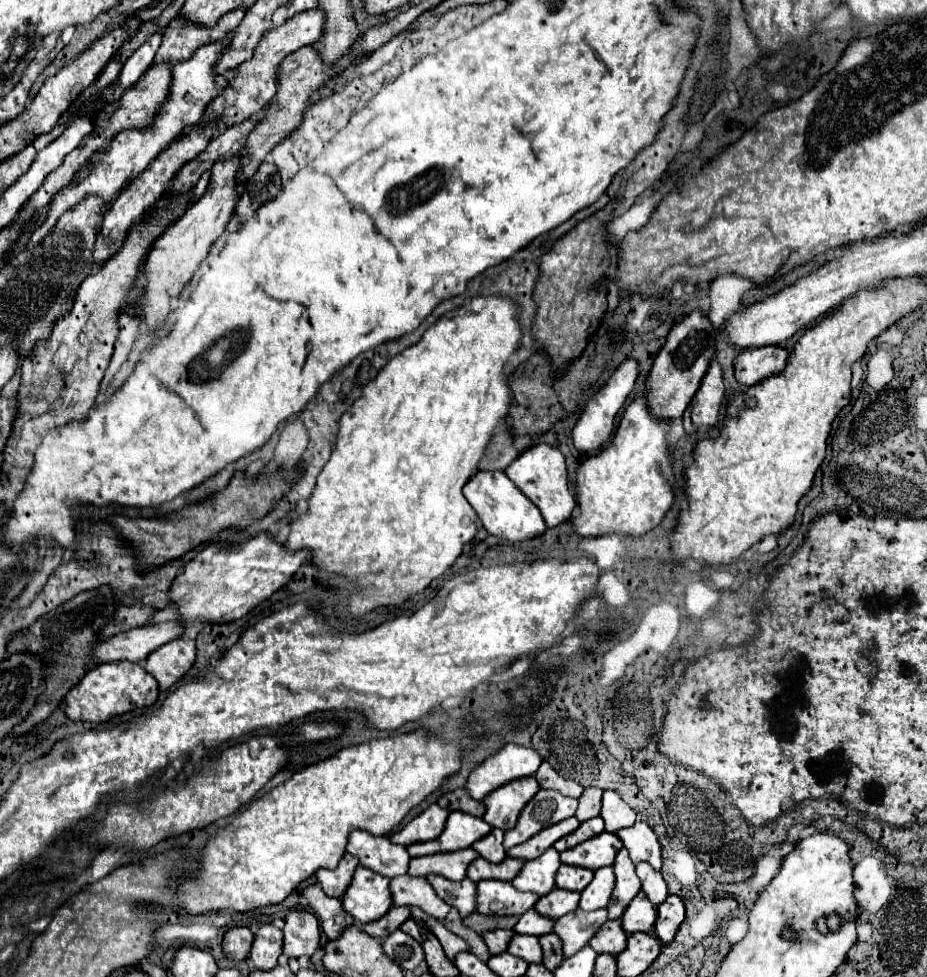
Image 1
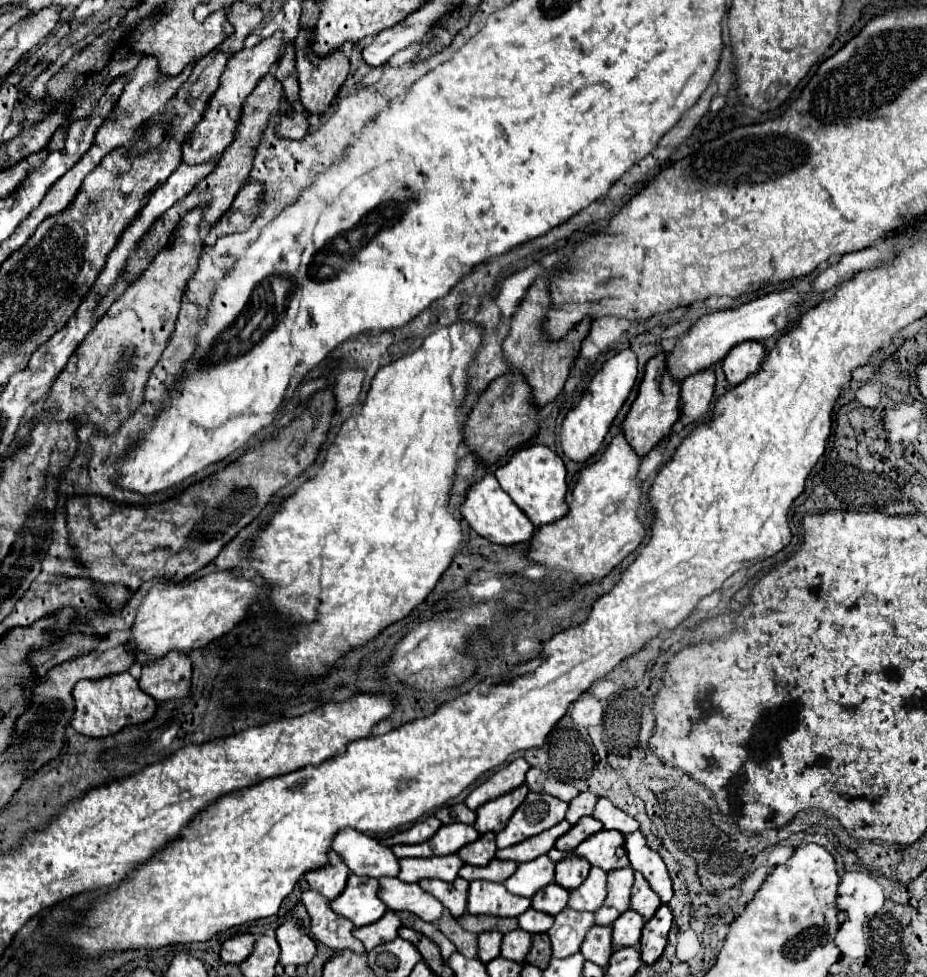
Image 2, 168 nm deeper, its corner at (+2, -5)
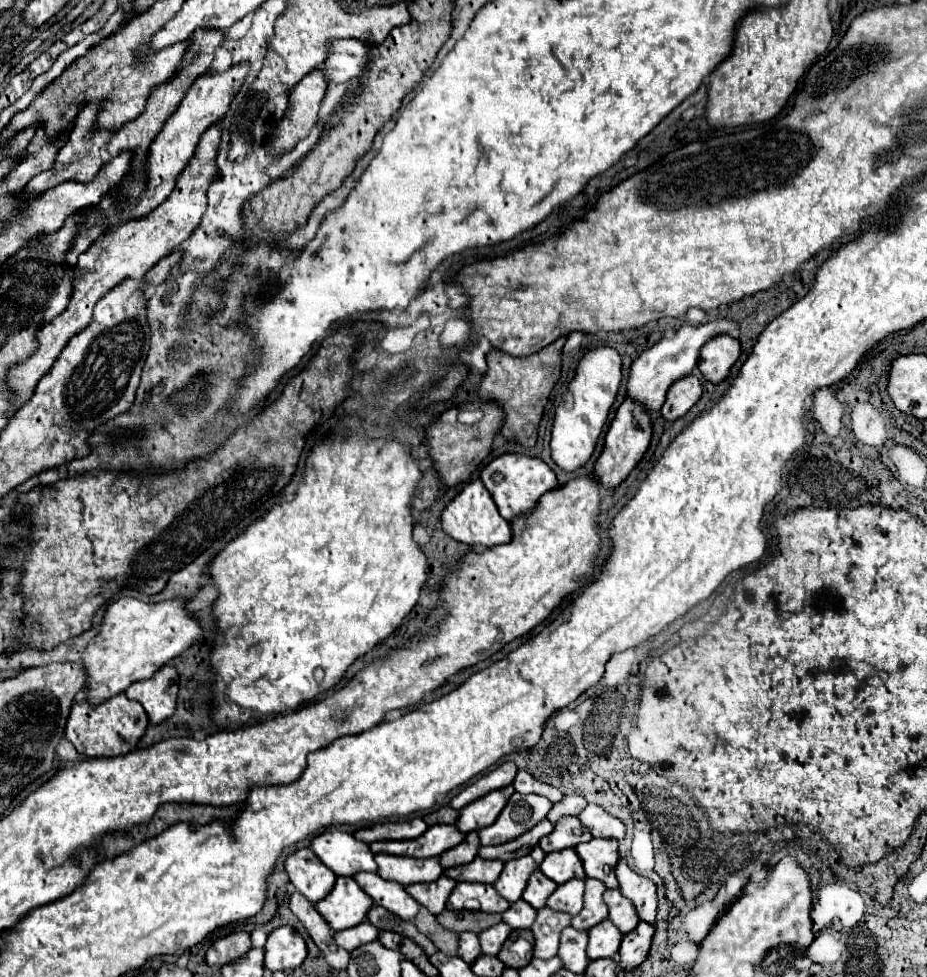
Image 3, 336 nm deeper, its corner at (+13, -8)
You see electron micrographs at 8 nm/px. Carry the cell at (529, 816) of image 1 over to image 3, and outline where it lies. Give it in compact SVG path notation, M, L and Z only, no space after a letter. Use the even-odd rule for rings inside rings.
M513 793L497 821L479 831L481 845L501 845L513 841L543 821L551 807L553 803L547 797Z

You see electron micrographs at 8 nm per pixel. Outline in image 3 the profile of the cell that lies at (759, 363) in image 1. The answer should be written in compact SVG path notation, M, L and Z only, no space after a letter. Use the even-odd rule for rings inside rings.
M729 335L711 339L701 353L699 371L711 383L721 383L729 377L731 367L741 355L741 343Z

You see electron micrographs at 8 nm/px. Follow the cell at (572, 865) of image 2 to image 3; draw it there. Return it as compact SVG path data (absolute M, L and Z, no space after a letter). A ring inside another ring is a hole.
M575 849L549 853L539 867L541 867L543 875L549 877L551 881L555 881L557 885L567 883L569 879L575 879L575 877L577 879L585 879L583 865L581 865L581 859L575 853Z

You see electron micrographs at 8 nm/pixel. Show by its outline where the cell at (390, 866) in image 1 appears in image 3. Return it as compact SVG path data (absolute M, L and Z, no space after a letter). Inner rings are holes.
M325 831L311 841L315 855L337 875L353 877L361 871L377 871L377 863L367 843L345 831Z

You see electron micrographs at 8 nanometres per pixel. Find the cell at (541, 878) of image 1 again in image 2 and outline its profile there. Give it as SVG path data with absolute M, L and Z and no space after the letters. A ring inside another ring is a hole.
M538 856L530 862L518 864L516 872L504 882L508 892L516 896L532 898L542 886L548 886L554 882L554 862L546 856Z

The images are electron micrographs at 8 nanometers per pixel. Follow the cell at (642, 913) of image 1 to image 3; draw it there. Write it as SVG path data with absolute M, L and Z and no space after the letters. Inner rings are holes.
M601 921L589 931L589 945L587 945L587 957L589 959L601 959L601 957L613 957L617 955L617 949L621 945L623 933L609 921Z

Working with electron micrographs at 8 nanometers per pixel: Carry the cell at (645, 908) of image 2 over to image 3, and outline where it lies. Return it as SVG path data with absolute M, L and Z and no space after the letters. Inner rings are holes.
M607 889L603 893L603 899L609 907L609 919L623 931L629 933L637 927L639 915L635 911L635 905L621 893L621 889Z

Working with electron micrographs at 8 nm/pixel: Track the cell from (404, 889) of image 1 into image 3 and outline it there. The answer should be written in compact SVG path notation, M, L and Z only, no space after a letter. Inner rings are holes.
M357 873L353 877L359 887L381 907L385 907L387 911L395 913L397 917L401 919L407 919L407 921L413 921L415 915L419 913L421 905L409 897L409 893L405 891L403 885L399 883L391 883L391 881L385 881L381 879L377 873Z

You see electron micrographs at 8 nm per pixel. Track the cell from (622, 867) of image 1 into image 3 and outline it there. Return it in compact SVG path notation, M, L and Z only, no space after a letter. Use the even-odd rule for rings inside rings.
M587 879L585 883L587 885L585 885L583 911L579 915L575 915L573 923L571 923L571 927L583 929L583 931L595 927L597 923L601 923L607 917L607 905L603 901L603 893L607 887L599 879Z

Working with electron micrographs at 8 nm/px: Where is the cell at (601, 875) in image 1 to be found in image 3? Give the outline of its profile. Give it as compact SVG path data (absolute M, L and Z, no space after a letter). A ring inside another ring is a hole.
M571 879L555 889L555 893L547 899L547 907L551 907L553 911L567 911L571 915L577 915L583 909L583 893L585 881Z

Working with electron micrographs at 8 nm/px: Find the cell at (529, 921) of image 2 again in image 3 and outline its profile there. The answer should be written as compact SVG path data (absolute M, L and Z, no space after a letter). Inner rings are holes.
M523 899L513 903L511 909L503 913L503 921L513 929L531 929L531 925L535 923L535 917L537 917L537 911L531 909L531 905L527 905L527 901Z

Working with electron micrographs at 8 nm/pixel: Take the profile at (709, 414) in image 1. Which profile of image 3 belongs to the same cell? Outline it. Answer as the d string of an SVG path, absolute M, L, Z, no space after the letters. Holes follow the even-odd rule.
M689 375L683 377L679 381L675 381L667 393L667 401L661 409L663 419L667 421L677 421L679 417L683 417L699 399L701 399L701 381L697 375Z

